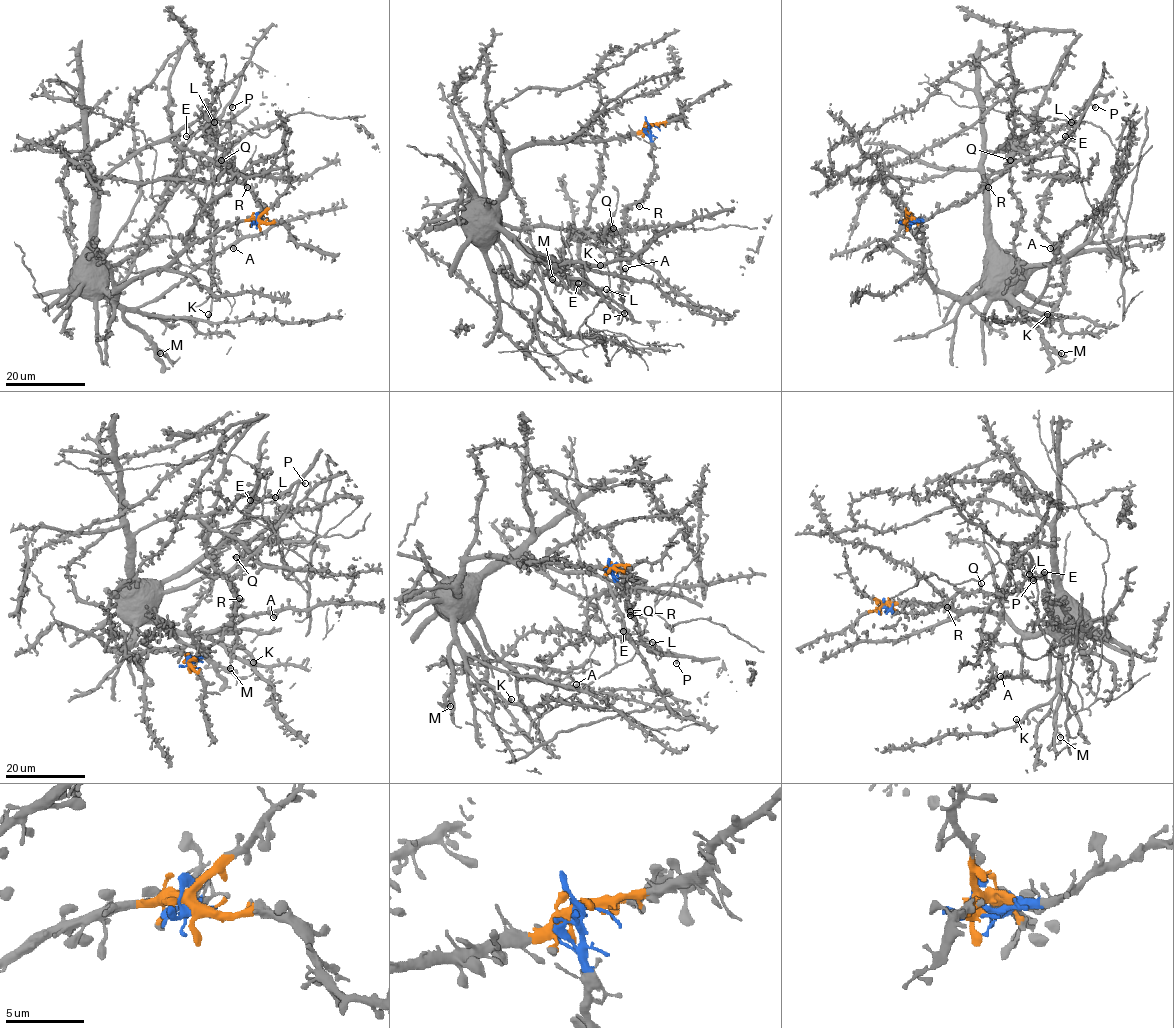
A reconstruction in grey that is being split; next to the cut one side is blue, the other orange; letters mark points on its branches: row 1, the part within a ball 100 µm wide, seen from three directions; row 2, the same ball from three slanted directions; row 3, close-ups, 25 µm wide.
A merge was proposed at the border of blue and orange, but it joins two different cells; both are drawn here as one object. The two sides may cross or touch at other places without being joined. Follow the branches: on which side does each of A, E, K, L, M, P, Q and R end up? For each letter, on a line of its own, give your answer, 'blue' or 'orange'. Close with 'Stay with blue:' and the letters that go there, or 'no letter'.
A: orange
E: blue
K: orange
L: blue
M: orange
P: blue
Q: blue
R: blue
Stay with blue: E, L, P, Q, R

